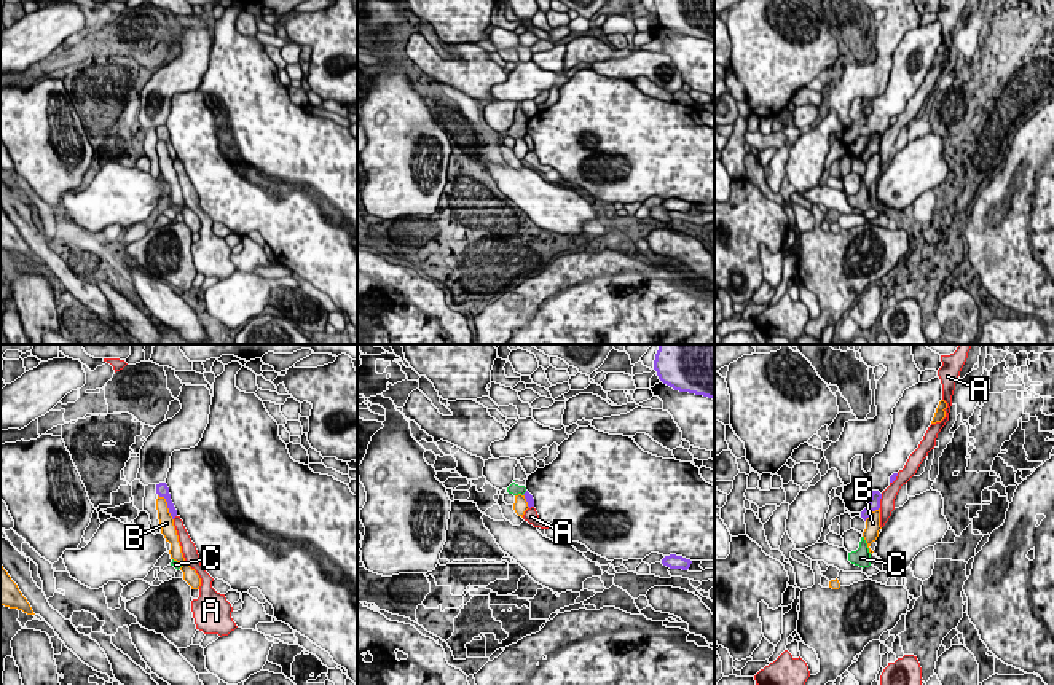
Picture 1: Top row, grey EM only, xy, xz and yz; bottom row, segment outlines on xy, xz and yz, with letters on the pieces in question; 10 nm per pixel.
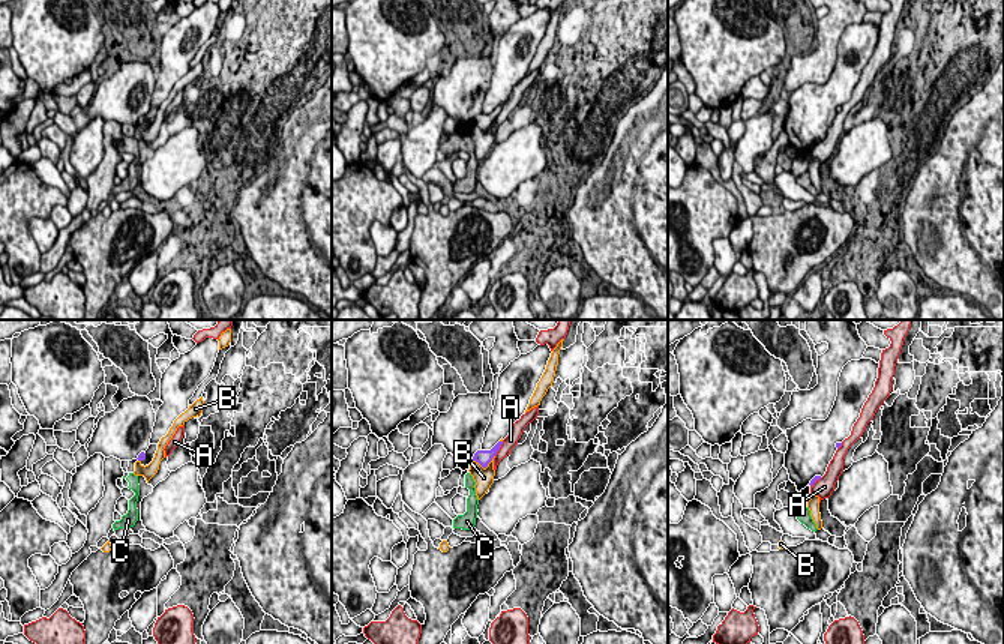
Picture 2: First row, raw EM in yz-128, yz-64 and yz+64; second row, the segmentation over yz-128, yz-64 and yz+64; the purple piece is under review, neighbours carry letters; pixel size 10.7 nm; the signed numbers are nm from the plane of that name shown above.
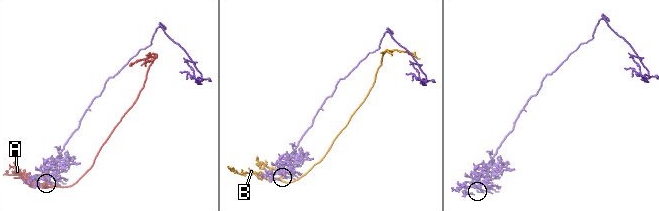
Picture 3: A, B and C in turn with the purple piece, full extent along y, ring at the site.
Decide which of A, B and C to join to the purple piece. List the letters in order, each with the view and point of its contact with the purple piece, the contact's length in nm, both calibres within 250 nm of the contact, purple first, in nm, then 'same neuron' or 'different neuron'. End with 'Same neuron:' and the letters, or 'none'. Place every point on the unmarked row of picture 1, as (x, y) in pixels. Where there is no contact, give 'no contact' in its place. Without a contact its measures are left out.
A: contact yz (879, 144); length 150 nm; calibres 130 and 160 nm; different neuron
B: contact xy (168, 150); length 300 nm; calibres 130 and 160 nm; different neuron
C: contact xz (525, 136); length 70 nm; calibres 70 and 120 nm; different neuron
Same neuron: none

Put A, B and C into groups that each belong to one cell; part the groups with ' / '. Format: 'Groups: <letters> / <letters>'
Groups: A / B / C

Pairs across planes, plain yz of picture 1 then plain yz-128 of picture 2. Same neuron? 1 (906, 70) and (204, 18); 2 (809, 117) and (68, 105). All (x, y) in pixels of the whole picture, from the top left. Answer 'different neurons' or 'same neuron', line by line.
1: same neuron
2: different neurons

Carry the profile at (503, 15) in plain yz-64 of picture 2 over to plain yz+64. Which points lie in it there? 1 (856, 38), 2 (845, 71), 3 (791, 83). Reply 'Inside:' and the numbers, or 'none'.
Inside: 3

